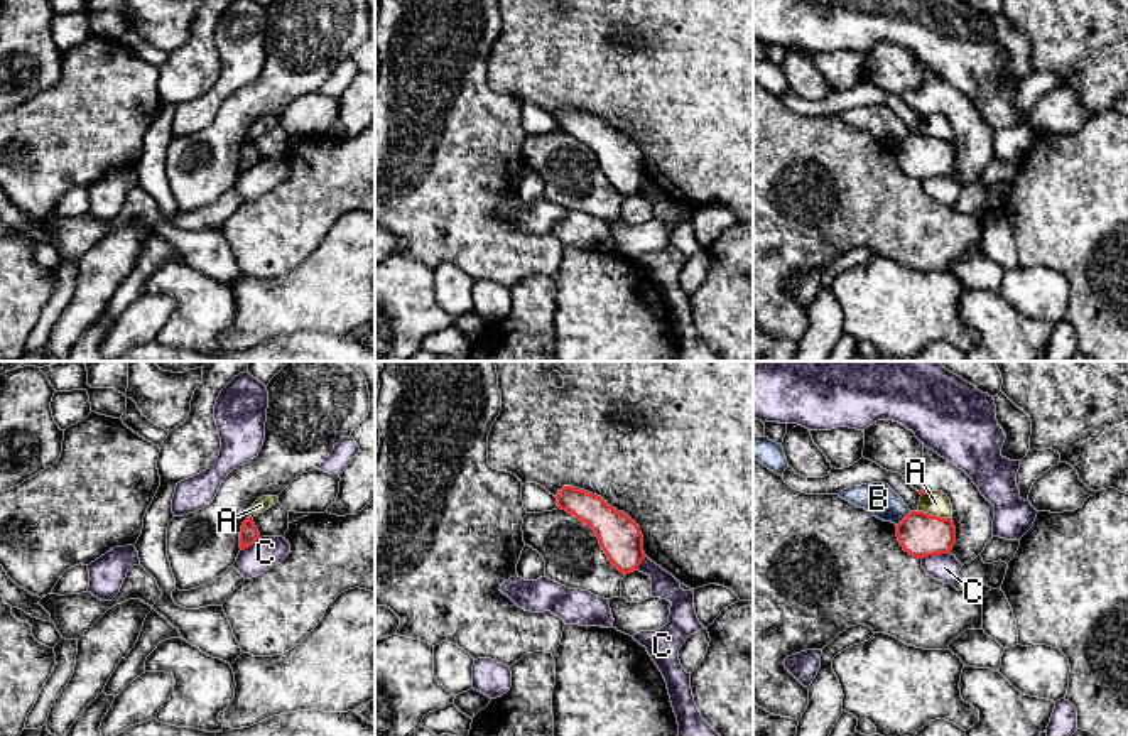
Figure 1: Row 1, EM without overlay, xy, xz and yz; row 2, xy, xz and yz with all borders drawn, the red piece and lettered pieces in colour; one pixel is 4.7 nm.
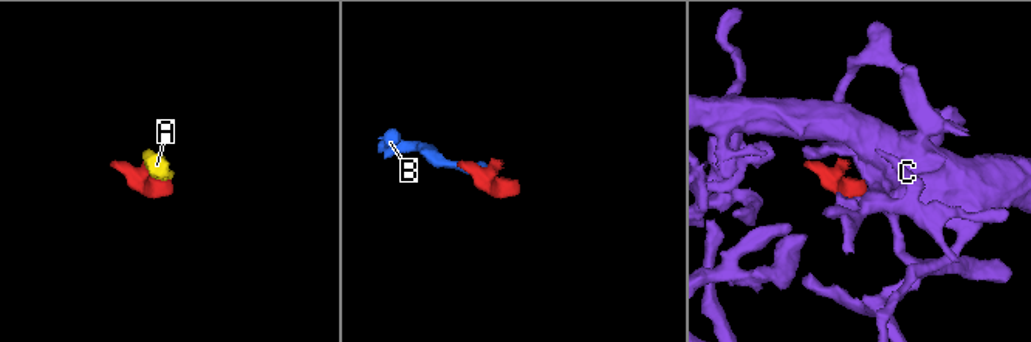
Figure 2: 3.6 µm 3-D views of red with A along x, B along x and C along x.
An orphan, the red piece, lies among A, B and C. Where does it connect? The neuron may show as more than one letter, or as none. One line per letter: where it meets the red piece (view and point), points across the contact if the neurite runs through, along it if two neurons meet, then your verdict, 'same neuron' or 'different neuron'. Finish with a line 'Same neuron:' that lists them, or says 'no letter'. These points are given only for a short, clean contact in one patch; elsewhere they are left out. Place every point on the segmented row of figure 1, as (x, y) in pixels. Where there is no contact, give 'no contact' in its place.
A: yz (936, 517) | different neuron
B: yz (904, 519) | along yz (911, 512), (897, 525) | different neuron
C: yz (936, 554) | along yz (949, 551), (922, 559) | different neuron
Same neuron: no letter

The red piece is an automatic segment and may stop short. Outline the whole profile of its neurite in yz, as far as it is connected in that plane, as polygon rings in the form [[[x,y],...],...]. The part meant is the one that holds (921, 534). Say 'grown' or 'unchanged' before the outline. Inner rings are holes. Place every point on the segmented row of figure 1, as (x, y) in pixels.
grown; [[[924,447],[922,461],[914,468],[907,468],[902,476],[920,495],[942,491],[952,505],[951,518],[910,511],[897,525],[897,537],[903,550],[919,559],[951,552],[963,566],[981,555],[986,544],[993,538],[995,506],[981,495],[969,476],[927,447]]]

